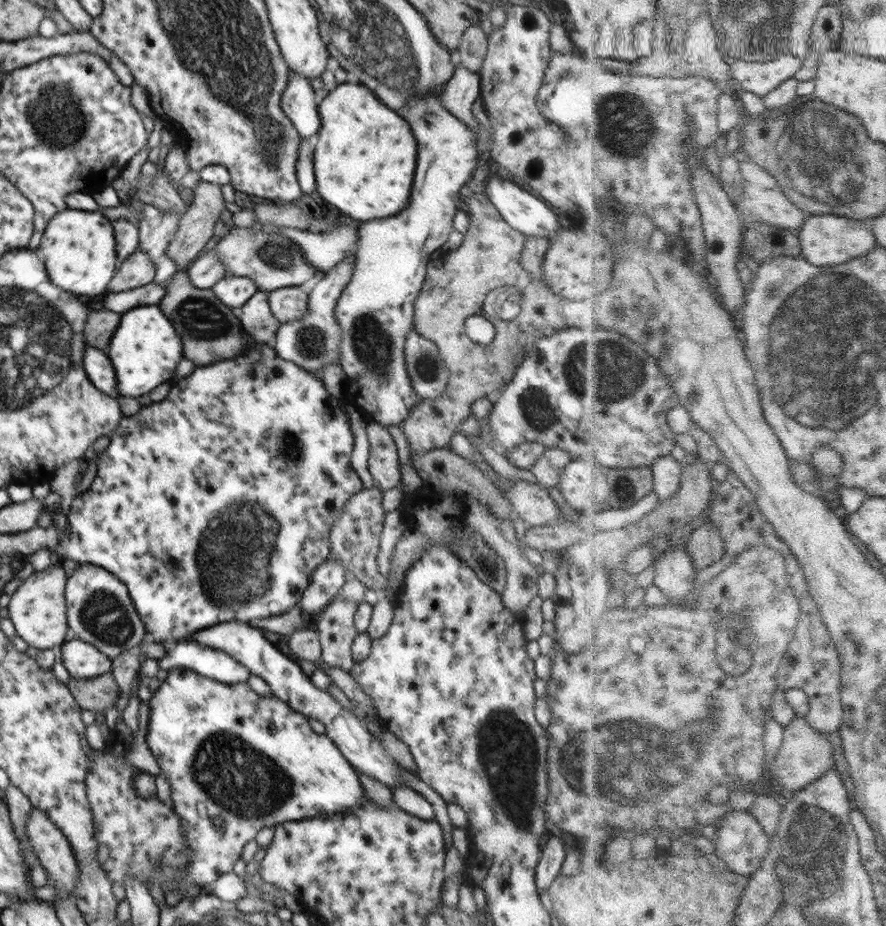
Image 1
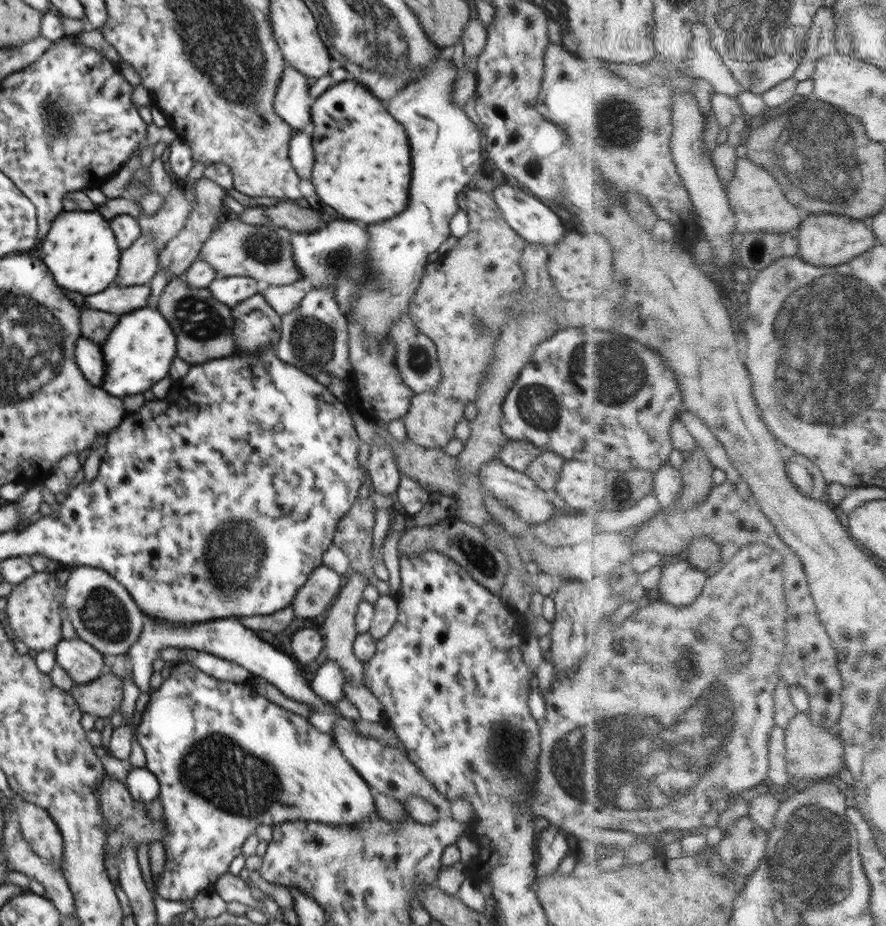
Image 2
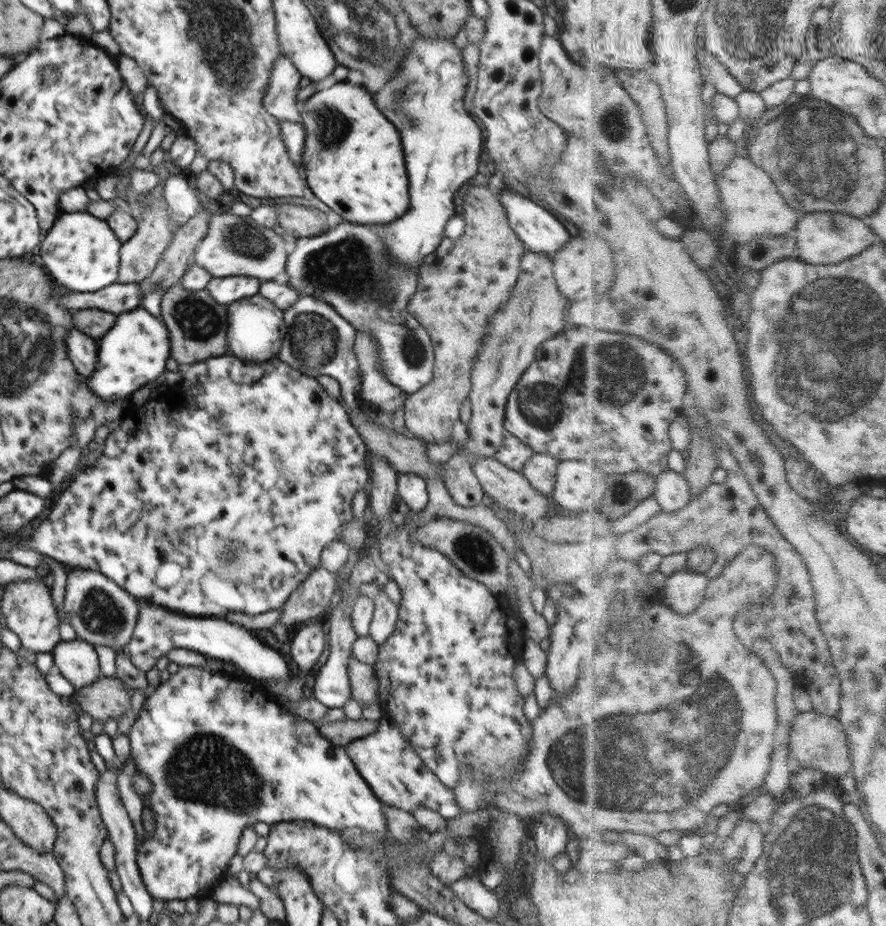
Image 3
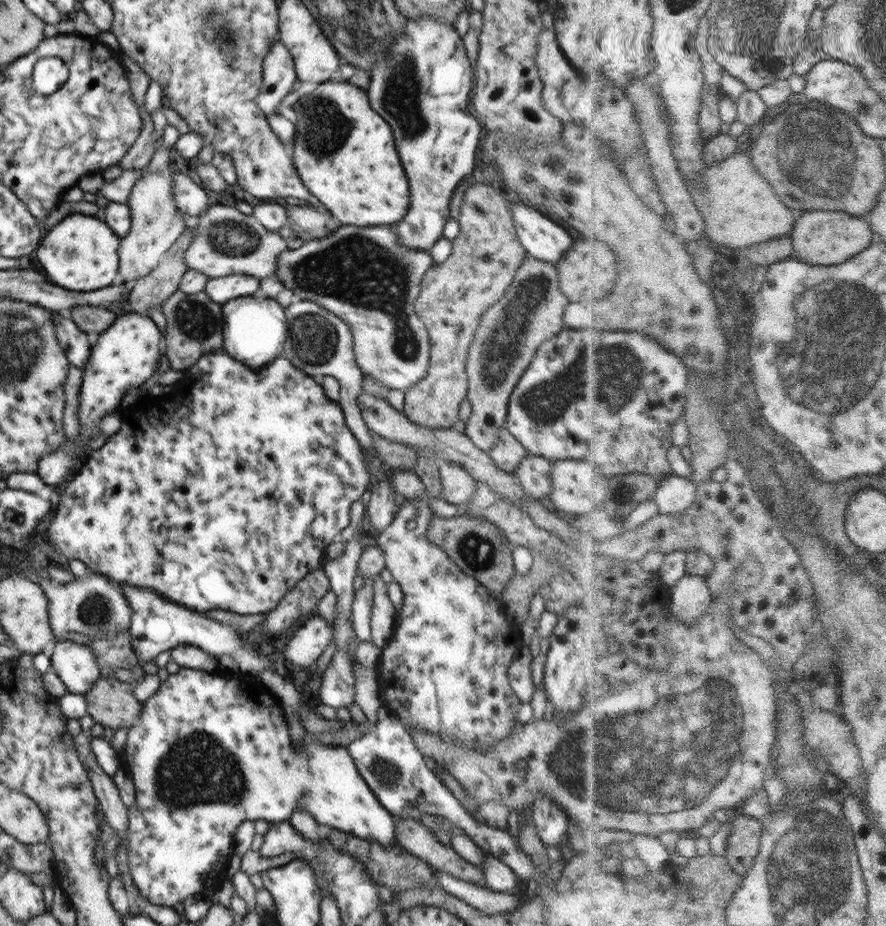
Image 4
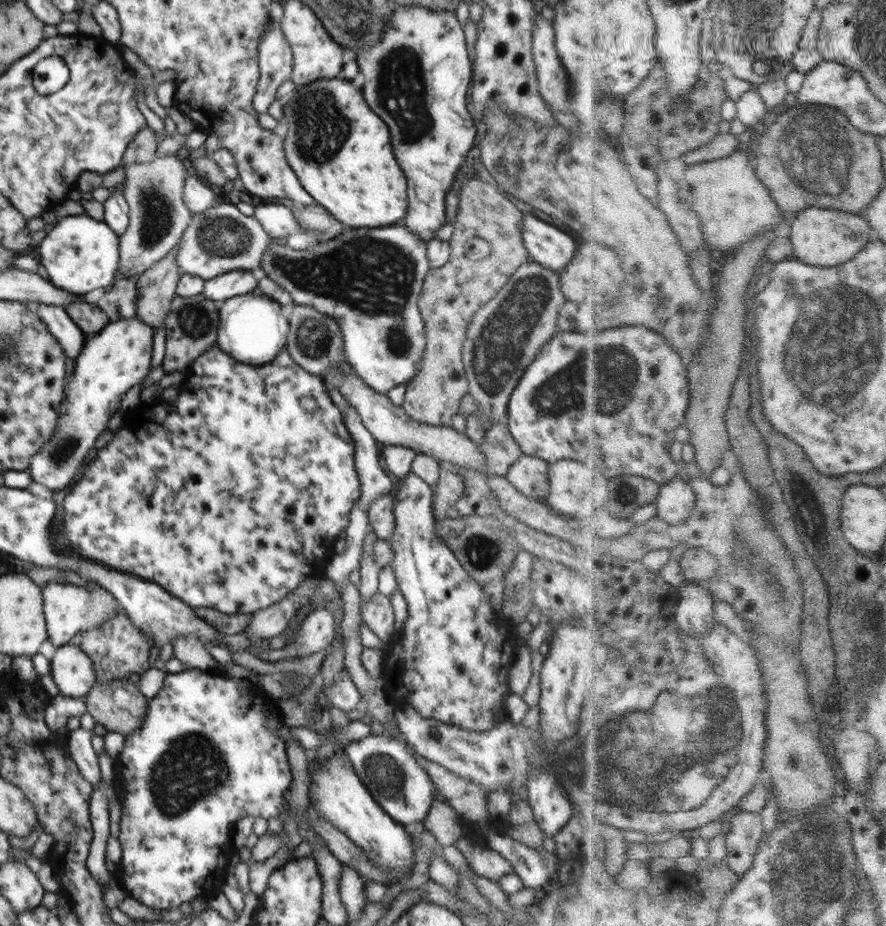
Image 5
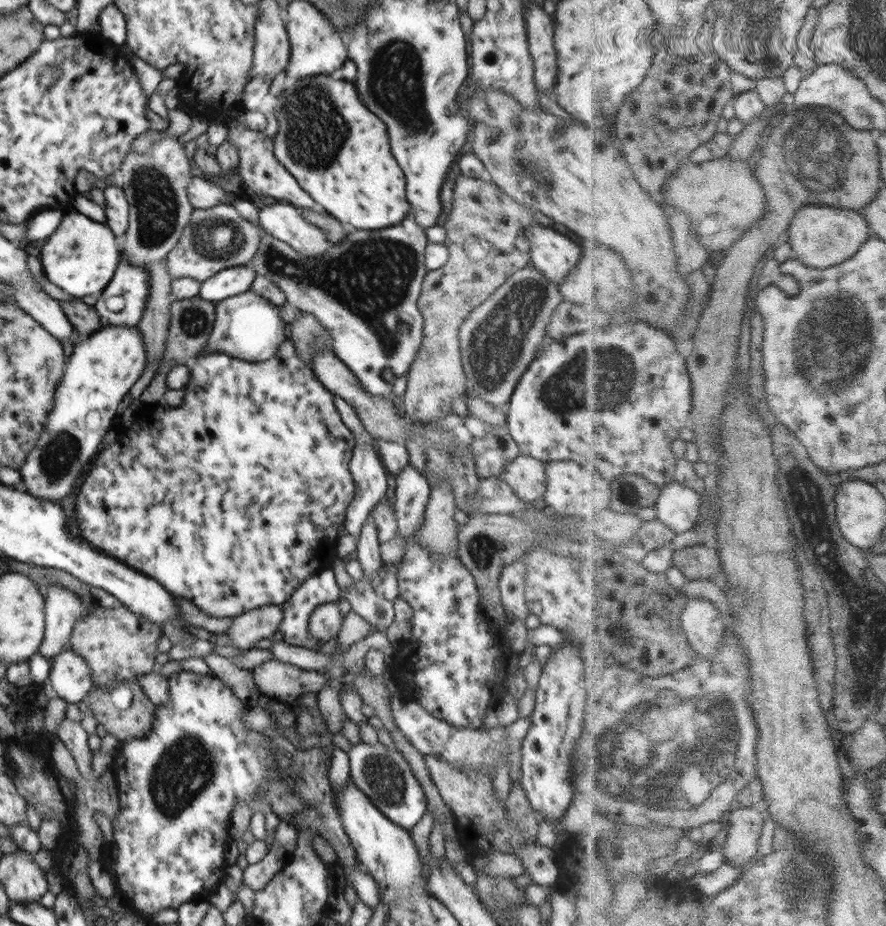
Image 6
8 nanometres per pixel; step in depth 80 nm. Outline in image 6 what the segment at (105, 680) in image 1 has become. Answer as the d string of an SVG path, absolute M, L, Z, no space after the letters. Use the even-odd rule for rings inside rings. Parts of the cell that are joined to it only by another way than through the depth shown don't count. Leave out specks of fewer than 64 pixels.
M112 686L93 688L94 702L89 703L89 711L98 723L103 724L108 733L117 736L122 742L143 737L151 729L154 720L155 704L142 687L133 691L130 707L122 711L110 699Z

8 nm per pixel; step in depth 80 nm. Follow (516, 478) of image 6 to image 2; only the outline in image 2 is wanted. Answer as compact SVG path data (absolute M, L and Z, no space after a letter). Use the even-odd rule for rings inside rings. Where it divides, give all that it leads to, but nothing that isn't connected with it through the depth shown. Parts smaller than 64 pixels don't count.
M543 450L529 465L524 472L538 488L553 493L560 473L565 463L565 458L555 452Z

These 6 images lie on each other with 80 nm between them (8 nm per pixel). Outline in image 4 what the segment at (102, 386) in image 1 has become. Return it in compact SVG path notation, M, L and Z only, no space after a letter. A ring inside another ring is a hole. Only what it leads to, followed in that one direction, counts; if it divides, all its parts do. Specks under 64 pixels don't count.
M53 311L52 320L55 324L56 337L69 364L78 369L84 369L90 359L90 346L93 338L78 328L66 312Z

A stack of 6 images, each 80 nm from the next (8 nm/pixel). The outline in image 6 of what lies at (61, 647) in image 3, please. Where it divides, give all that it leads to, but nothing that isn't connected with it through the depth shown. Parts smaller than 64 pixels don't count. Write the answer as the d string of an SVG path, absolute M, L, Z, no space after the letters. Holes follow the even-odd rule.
M62 649L51 663L48 680L53 694L68 703L78 703L94 688L89 664L74 649Z

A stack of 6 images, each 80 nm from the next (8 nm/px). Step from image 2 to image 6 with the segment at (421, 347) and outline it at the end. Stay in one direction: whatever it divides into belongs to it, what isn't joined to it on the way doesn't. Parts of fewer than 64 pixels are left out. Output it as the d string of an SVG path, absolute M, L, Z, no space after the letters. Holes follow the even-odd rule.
M406 218L402 224L392 226L392 228L384 228L384 230L358 230L354 234L348 234L342 242L334 243L328 247L321 255L315 257L307 257L299 252L296 252L289 244L274 238L261 228L261 243L259 251L254 255L252 260L252 268L258 275L264 275L269 278L282 292L286 295L287 301L292 302L301 311L313 314L320 322L321 325L327 330L328 340L330 340L331 349L335 356L346 366L348 370L358 378L358 382L364 386L364 390L378 398L392 398L392 391L394 382L402 376L406 376L412 363L416 359L416 353L420 349L423 336L424 319L417 307L418 297L421 295L421 286L424 277L427 273L426 265L424 264L425 248L427 247L427 236L424 228L418 226L412 218Z

